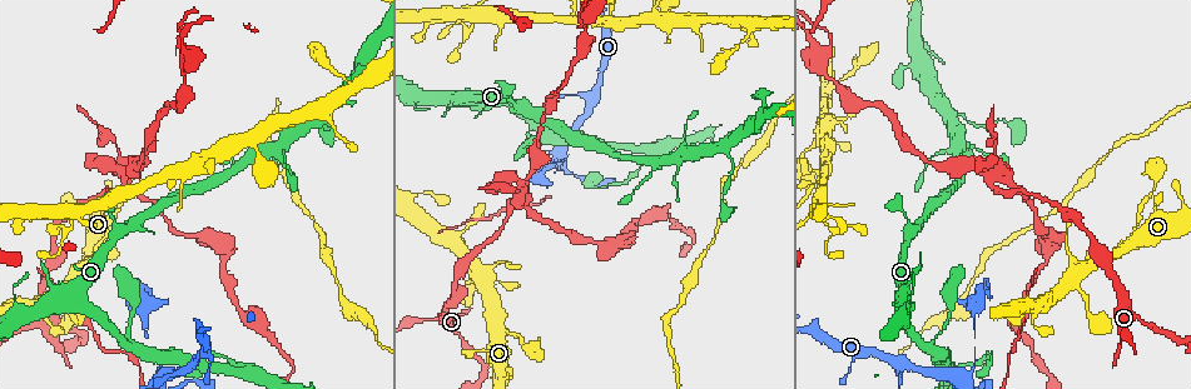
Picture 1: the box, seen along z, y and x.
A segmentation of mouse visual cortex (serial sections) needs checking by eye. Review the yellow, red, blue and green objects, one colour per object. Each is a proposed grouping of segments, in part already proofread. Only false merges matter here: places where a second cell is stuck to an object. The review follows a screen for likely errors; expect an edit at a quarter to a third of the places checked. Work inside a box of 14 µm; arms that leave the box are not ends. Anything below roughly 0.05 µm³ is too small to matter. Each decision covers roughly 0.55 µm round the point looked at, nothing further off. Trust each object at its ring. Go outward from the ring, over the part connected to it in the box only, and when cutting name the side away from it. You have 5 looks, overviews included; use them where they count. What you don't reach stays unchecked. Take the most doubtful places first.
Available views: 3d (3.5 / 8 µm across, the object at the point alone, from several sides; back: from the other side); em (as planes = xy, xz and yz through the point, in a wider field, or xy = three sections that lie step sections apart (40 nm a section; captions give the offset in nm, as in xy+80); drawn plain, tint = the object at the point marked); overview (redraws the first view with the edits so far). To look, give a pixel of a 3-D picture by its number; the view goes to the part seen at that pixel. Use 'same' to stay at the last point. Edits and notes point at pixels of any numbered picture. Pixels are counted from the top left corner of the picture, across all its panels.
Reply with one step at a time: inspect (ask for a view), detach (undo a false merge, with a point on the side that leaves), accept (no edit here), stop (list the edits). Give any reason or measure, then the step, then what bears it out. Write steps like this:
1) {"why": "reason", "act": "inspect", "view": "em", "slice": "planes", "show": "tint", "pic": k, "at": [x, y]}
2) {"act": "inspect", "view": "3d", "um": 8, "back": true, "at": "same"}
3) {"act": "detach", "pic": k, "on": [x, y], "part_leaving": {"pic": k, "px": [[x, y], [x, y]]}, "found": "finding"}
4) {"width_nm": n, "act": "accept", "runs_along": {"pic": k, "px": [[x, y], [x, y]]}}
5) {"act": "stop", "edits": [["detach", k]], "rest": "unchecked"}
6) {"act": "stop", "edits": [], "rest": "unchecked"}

{"why": "abrupt turn", "act": "inspect", "view": "3d", "um": 8, "pic": 1, "at": [527, 187]}

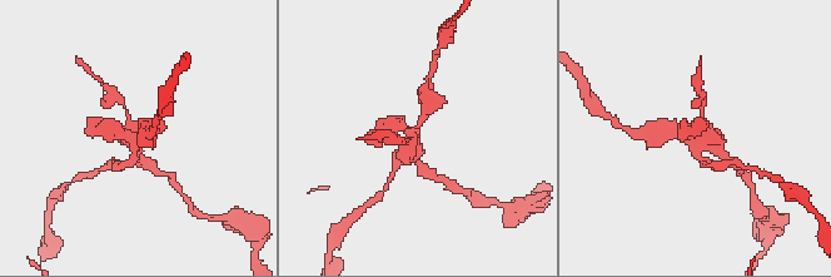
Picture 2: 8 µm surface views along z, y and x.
{"act": "inspect", "view": "3d", "um": 3.5, "back": true, "pic": 2, "at": [133, 143]}

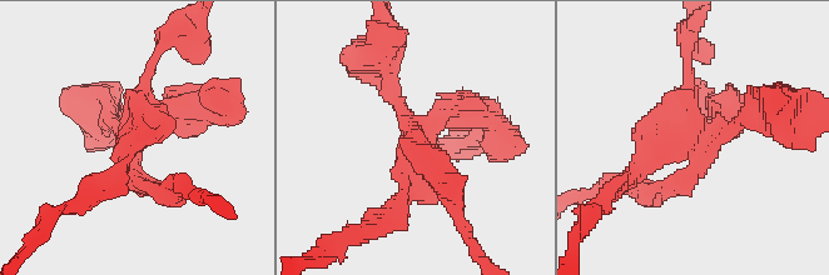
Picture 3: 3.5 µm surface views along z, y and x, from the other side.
{"act": "accept", "runs_along": {"pic": 3, "px": [[442, 174], [411, 139], [392, 213]]}, "found": "one cell here"}

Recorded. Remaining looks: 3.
{"why": "sudden change in width", "act": "inspect", "view": "3d", "um": 3.5, "pic": 1, "at": [817, 58]}

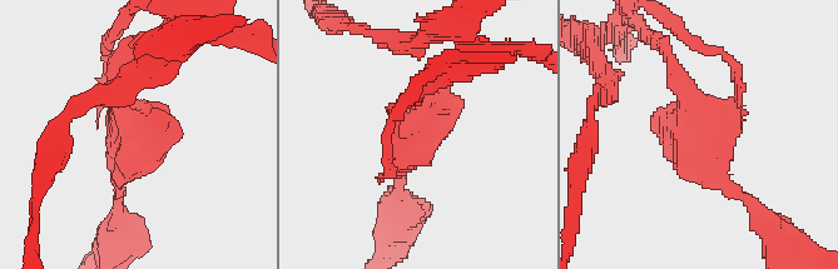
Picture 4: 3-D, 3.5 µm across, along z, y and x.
{"act": "inspect", "view": "em", "slice": "xy", "step": 3, "show": "tint", "pic": 4, "at": [132, 135]}

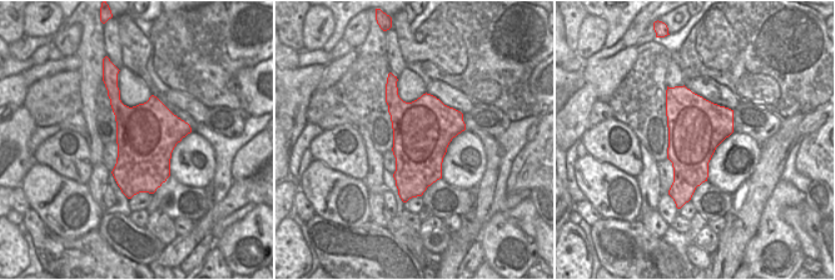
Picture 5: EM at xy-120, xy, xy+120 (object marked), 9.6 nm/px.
{"act": "accept", "runs_along": {"pic": 4, "px": [[118, 199], [130, 126], [107, 68]]}, "found": "continuous, no second cell"}

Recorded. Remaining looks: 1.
{"act": "stop", "edits": [], "rest": "unchecked"}

